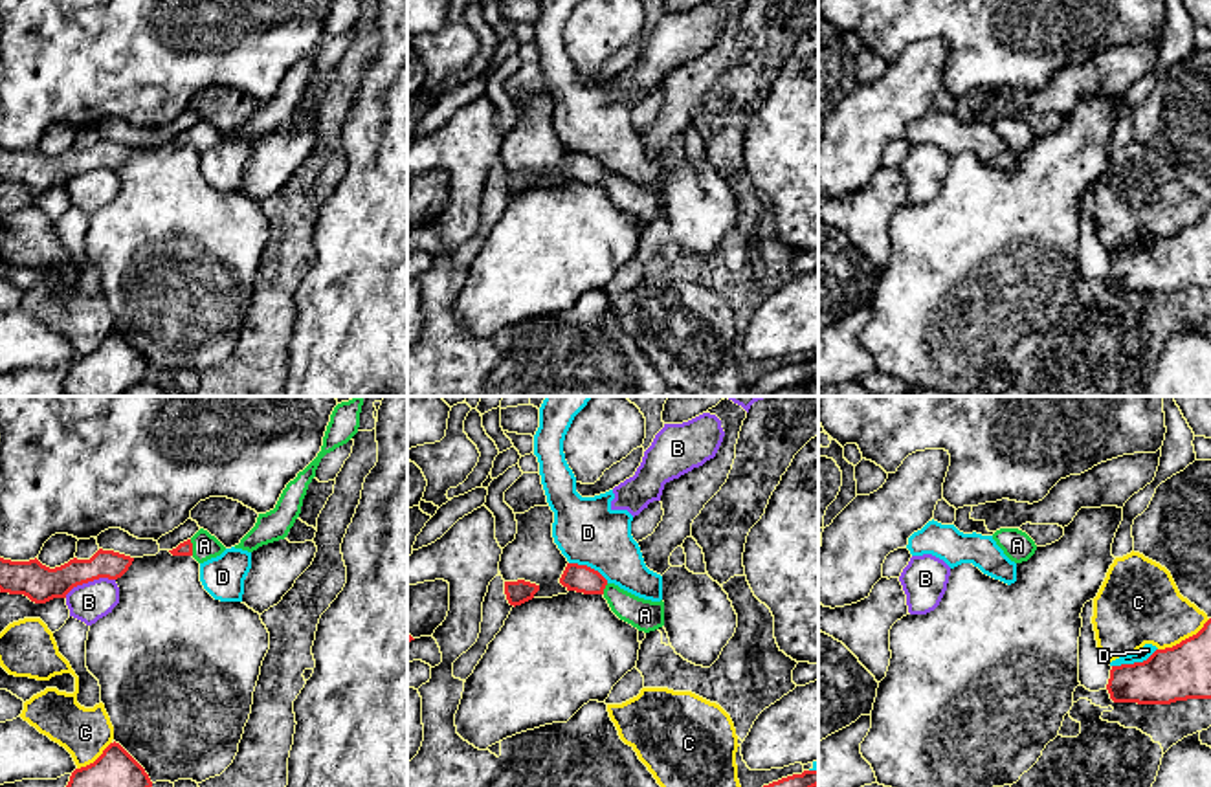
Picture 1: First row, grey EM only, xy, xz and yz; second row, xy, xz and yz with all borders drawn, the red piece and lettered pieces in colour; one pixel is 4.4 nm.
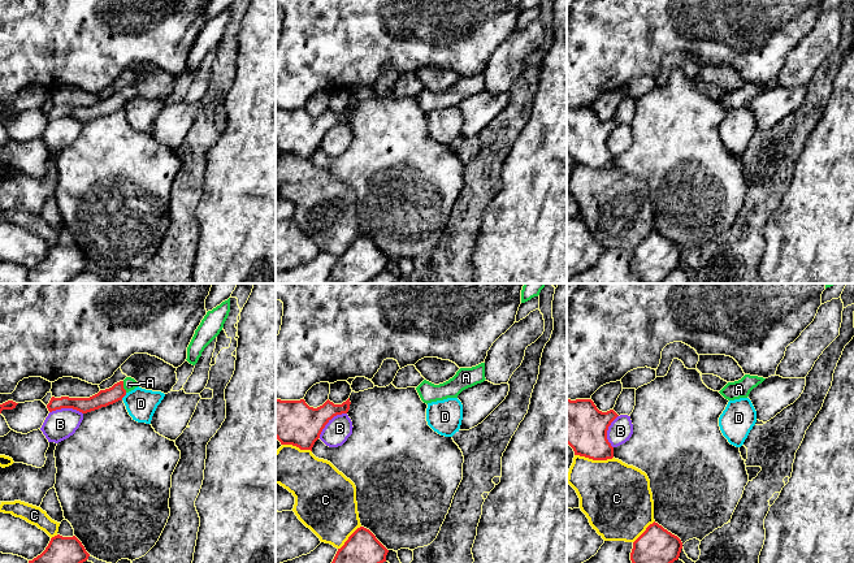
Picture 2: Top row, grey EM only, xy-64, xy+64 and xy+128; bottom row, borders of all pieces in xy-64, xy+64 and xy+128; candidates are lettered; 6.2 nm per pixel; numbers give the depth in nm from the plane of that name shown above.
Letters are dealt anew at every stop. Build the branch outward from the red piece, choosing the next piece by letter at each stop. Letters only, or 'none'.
A

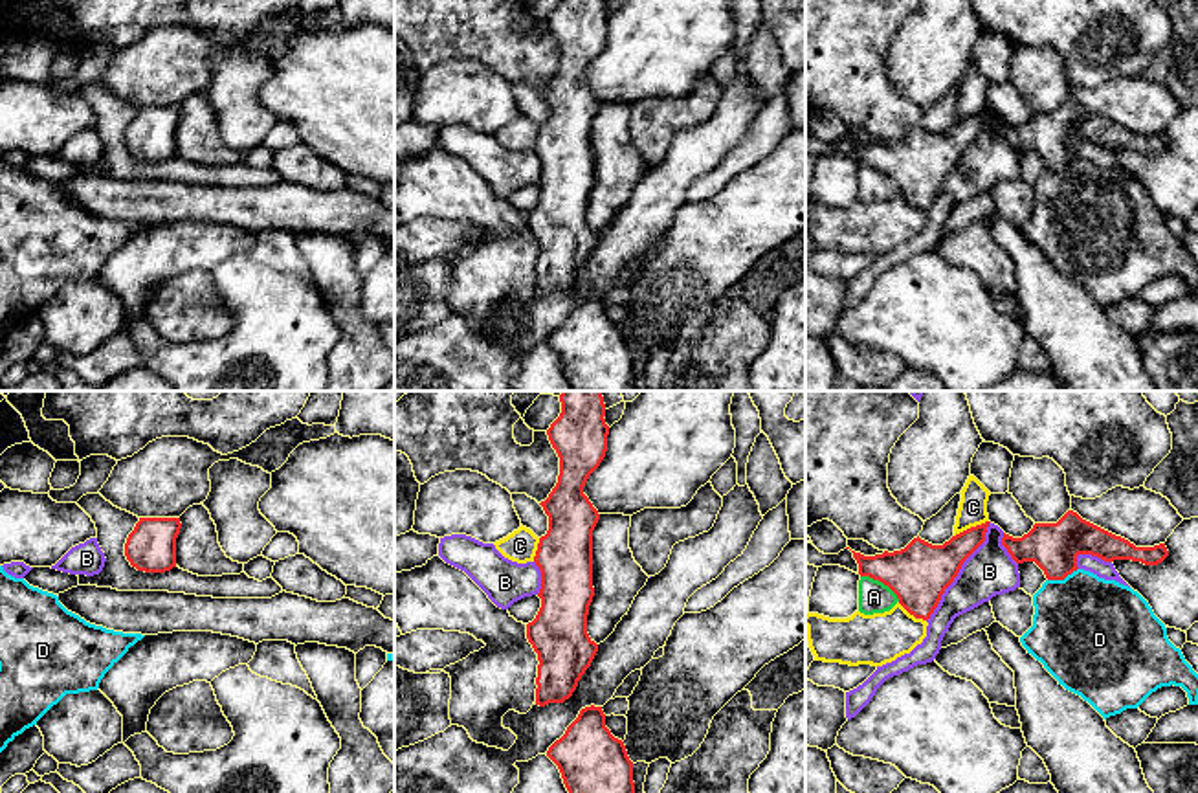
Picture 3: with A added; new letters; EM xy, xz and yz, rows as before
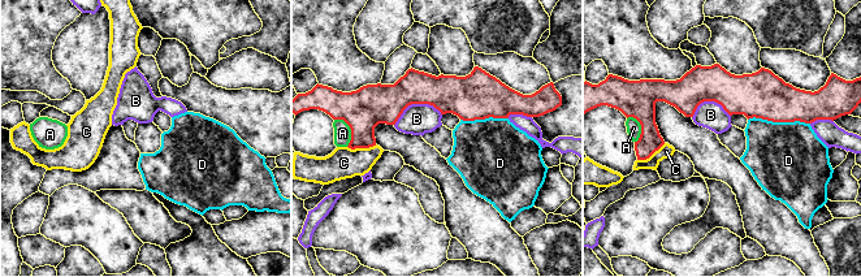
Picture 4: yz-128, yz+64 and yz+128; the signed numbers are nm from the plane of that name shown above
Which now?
none

